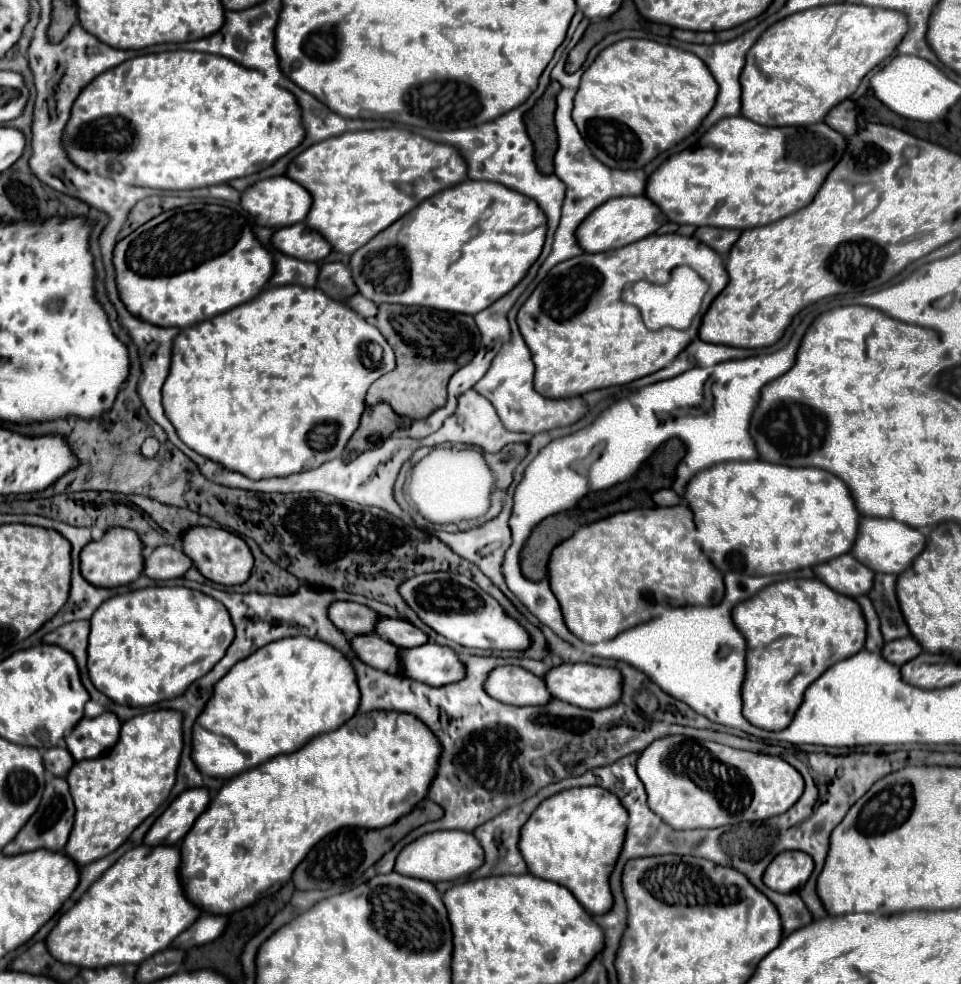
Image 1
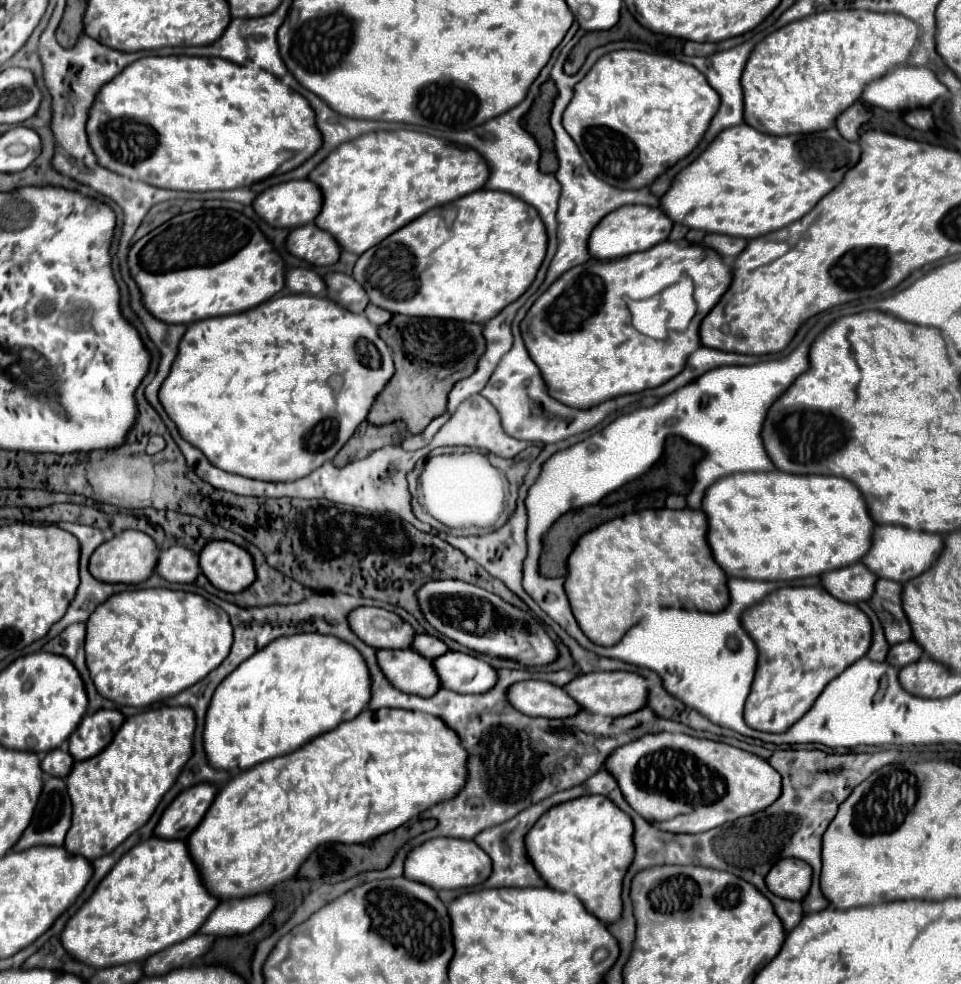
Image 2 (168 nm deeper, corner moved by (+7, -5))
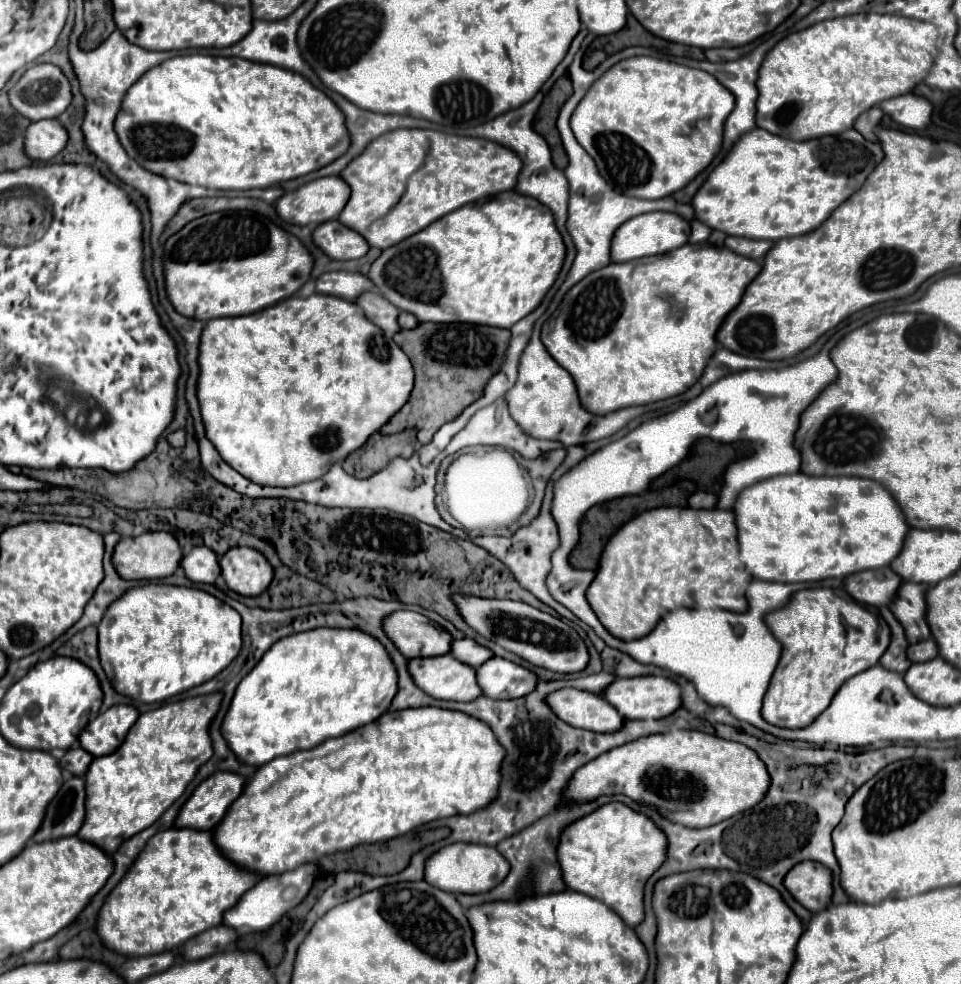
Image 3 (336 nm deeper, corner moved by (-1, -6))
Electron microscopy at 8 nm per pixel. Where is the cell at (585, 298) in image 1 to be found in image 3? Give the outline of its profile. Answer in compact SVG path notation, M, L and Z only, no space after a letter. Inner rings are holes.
M685 244L681 248L675 248L675 250L667 252L667 254L645 256L645 258L637 258L637 260L623 262L623 264L609 264L601 270L595 270L593 274L587 274L581 282L577 282L563 296L559 308L553 312L553 324L543 324L543 328L541 328L541 342L547 348L547 352L555 358L555 362L559 366L563 366L573 376L575 386L577 386L577 394L579 394L579 402L591 414L609 414L609 412L615 412L615 410L621 410L621 408L627 408L627 406L639 406L639 404L649 404L649 402L657 402L657 400L677 396L677 394L685 392L691 384L695 384L697 378L703 374L703 368L705 368L707 360L711 358L713 350L717 348L715 334L717 334L717 328L719 328L721 320L739 304L747 284L757 276L759 268L761 268L761 264L757 260L743 258L741 254L733 254L731 250L725 250L725 246L717 248L717 246L707 246L707 244ZM661 294L671 294L679 302L679 306L685 308L685 316L679 318L679 320L671 318L669 304L663 298L659 298Z

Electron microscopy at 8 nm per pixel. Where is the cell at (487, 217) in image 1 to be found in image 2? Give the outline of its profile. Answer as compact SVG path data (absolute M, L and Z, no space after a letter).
M481 189L427 211L383 239L379 245L365 251L355 263L353 279L361 283L373 305L391 313L485 323L529 289L545 259L545 253L547 233L537 209L505 191Z

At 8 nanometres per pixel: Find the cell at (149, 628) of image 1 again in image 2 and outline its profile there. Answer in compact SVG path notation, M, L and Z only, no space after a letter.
M135 589L121 591L101 603L87 621L87 667L97 691L117 705L147 707L173 697L195 685L221 665L233 645L233 627L229 615L197 593L171 589Z

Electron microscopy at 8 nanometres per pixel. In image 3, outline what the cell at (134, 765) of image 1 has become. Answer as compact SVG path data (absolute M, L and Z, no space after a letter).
M217 694L195 696L149 710L139 716L125 742L113 754L95 758L85 774L87 814L77 838L99 846L107 854L115 854L125 840L159 820L185 792L199 766L211 758L209 724L219 710L219 702Z

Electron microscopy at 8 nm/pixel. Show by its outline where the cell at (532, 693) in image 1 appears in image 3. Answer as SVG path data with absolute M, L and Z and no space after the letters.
M561 688L545 698L551 712L575 728L591 732L613 732L623 718L599 694L581 692L577 688Z

